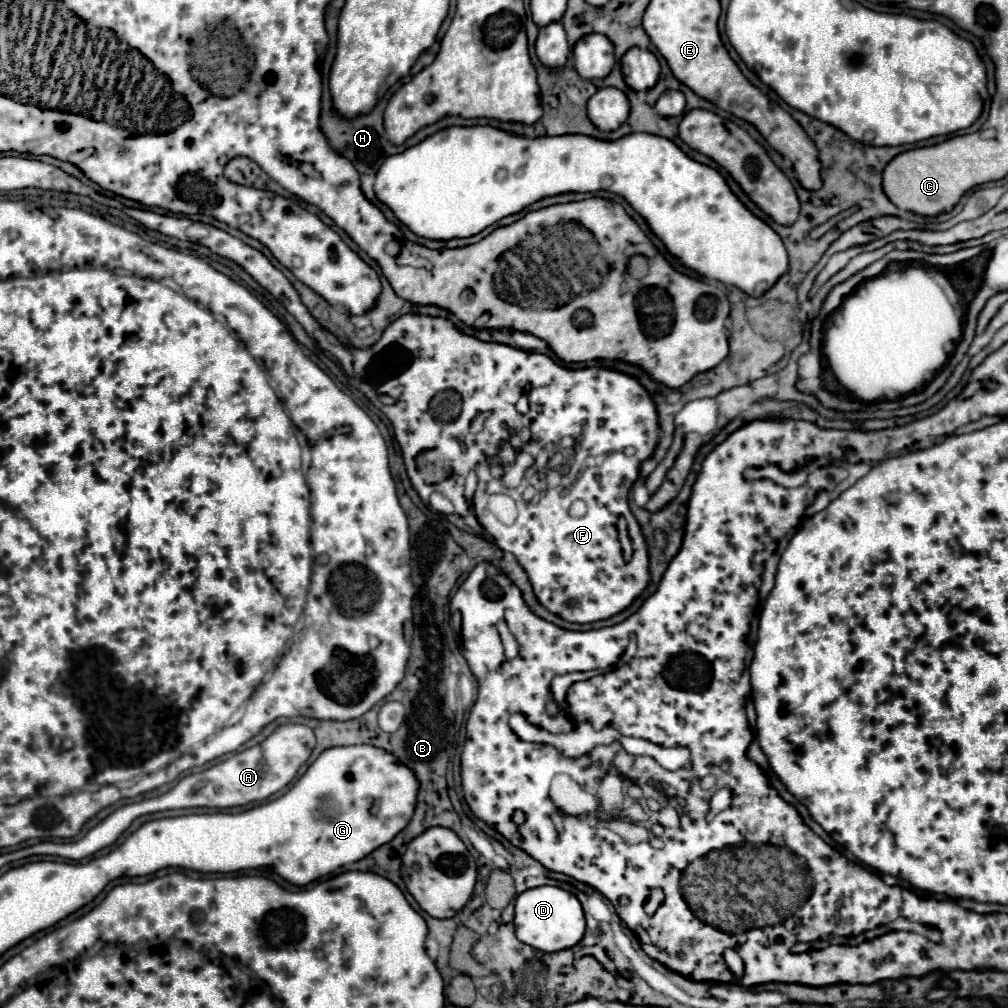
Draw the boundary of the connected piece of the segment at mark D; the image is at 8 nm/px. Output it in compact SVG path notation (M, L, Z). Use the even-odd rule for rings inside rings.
M534 887L516 897L516 913L514 913L516 937L540 951L552 953L574 947L586 929L584 911L576 895L560 889L560 887Z

